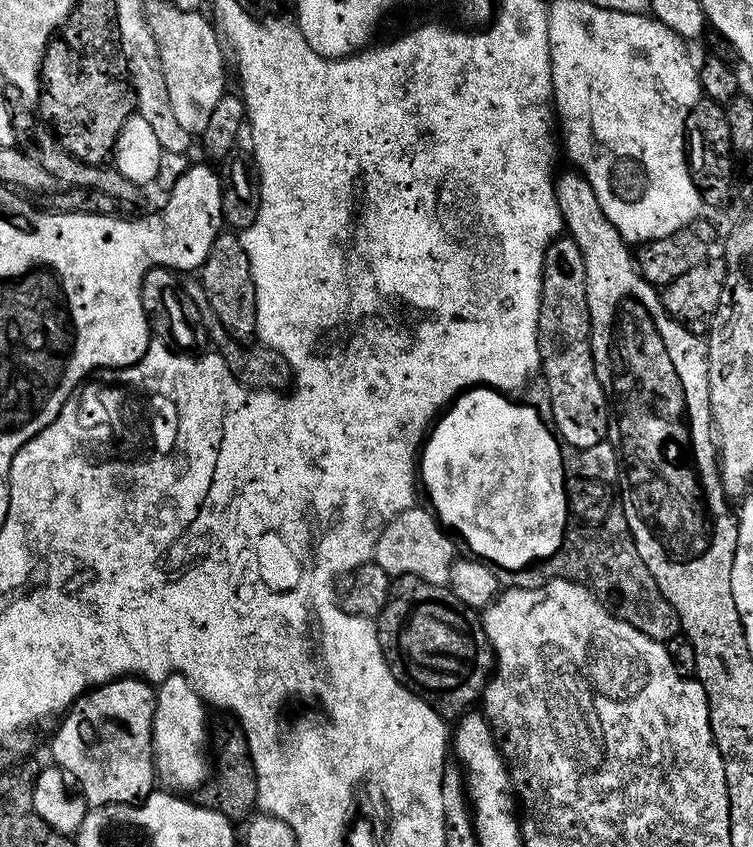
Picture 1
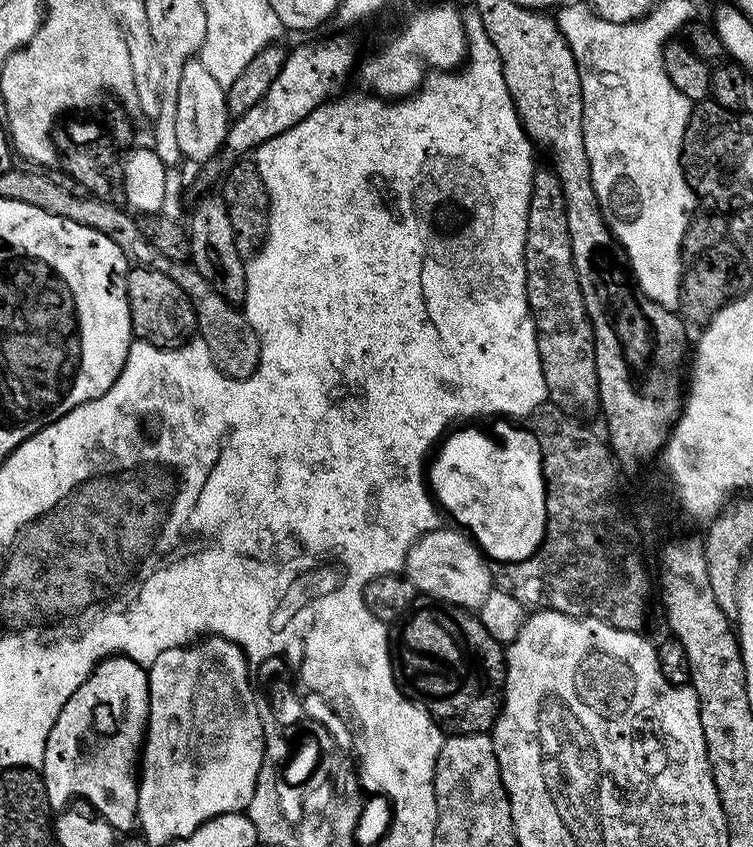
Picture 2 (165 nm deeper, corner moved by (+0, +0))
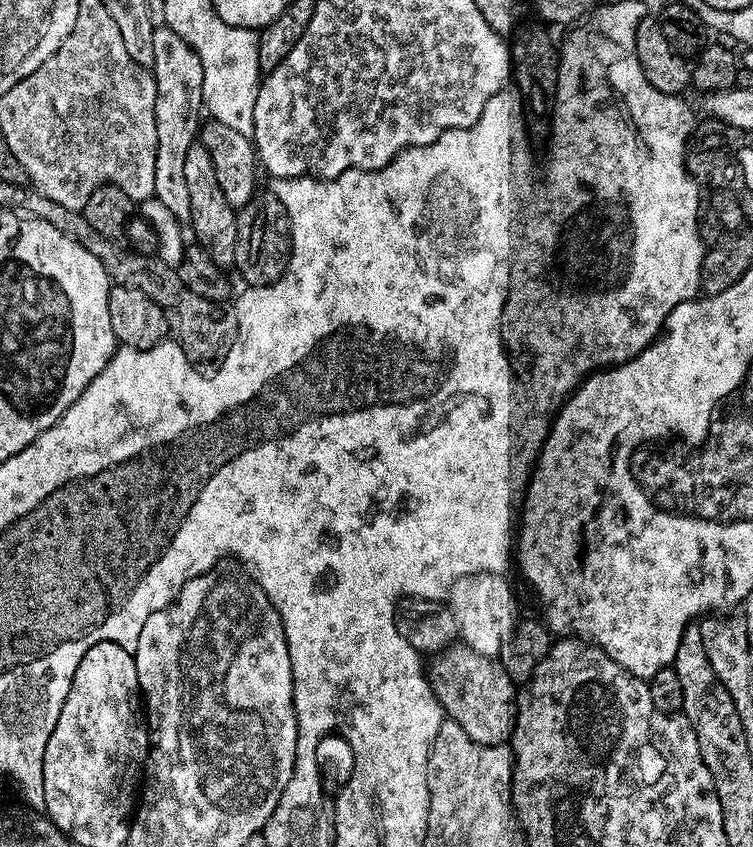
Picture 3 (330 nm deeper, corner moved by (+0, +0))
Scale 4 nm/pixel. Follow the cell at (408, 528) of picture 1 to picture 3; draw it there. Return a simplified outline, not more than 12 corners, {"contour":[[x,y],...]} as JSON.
{"contour":[[503,575],[455,580],[446,603],[459,639],[499,657],[518,627]]}

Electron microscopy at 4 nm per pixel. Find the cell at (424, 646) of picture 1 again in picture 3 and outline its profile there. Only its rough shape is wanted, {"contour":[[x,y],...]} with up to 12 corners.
{"contour":[[457,642],[428,685],[474,742],[511,741],[518,691],[499,659]]}

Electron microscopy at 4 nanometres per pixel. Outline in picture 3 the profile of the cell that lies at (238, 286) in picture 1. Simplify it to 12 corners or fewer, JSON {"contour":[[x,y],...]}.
{"contour":[[186,150],[188,220],[220,269],[236,263],[237,209],[210,150]]}

